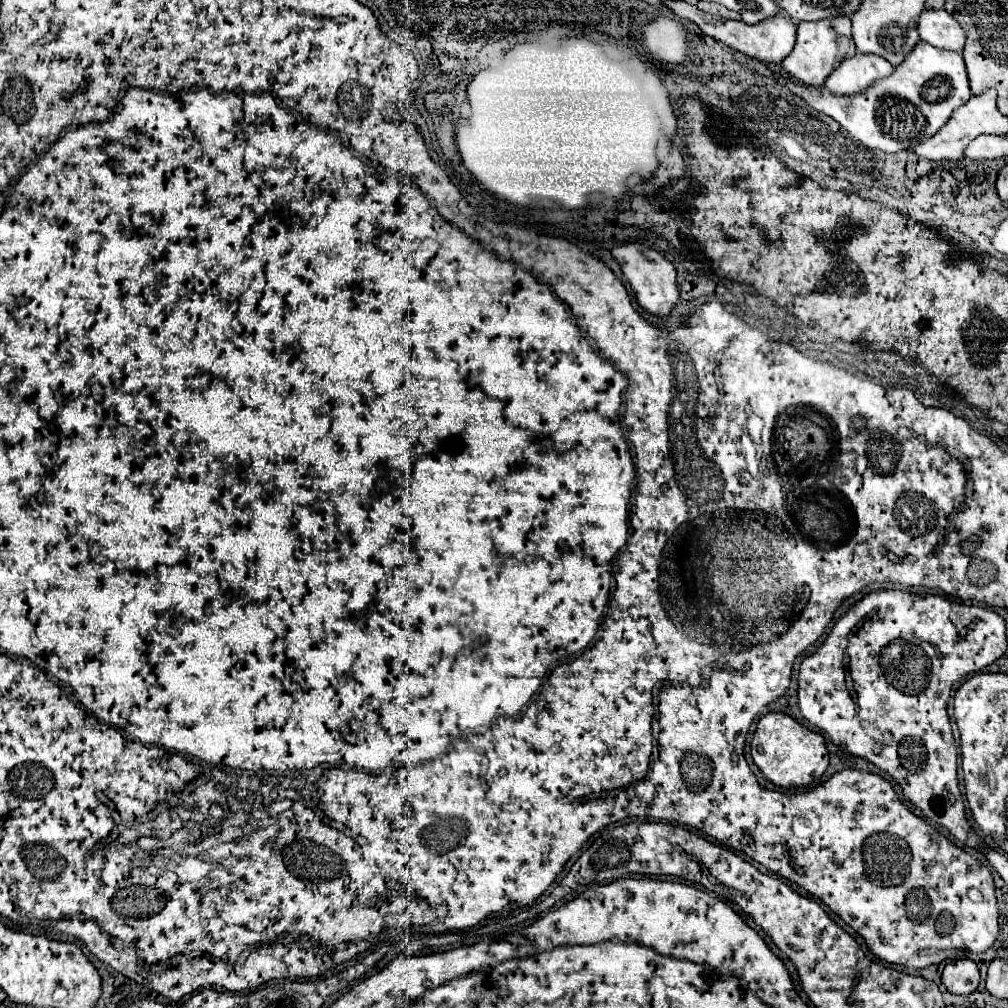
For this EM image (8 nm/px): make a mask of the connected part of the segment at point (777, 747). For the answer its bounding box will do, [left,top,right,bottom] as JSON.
[751,712,829,788]

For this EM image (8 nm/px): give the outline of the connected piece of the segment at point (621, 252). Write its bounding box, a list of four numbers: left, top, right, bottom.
[613,246,679,318]

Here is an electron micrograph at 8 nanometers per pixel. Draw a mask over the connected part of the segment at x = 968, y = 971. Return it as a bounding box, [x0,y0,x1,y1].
[941,958,979,996]

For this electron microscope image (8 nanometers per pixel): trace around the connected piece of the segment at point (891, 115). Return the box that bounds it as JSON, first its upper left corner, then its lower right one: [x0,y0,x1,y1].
[735,42,971,152]

